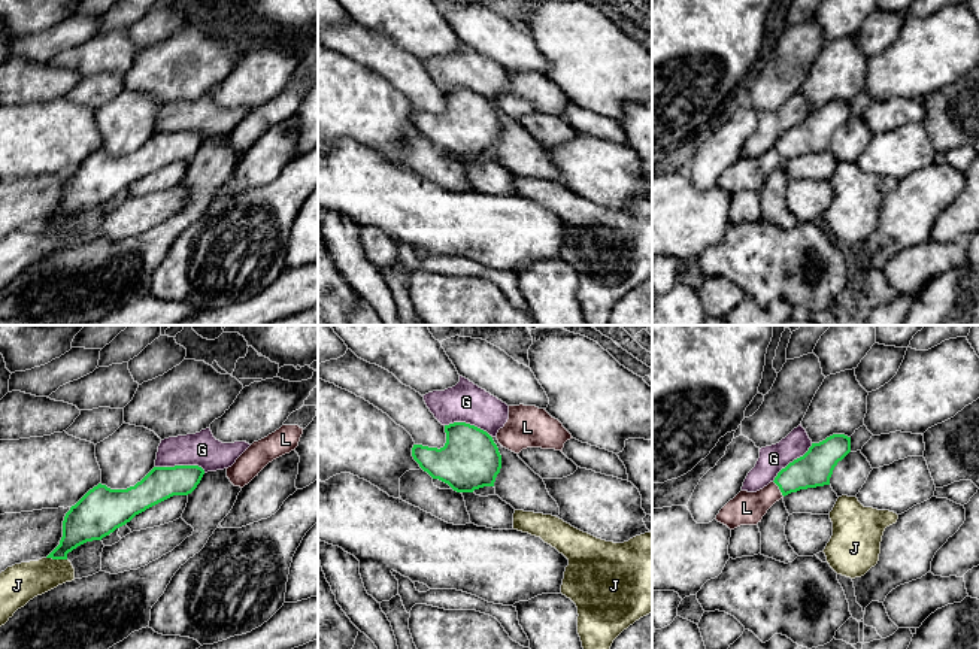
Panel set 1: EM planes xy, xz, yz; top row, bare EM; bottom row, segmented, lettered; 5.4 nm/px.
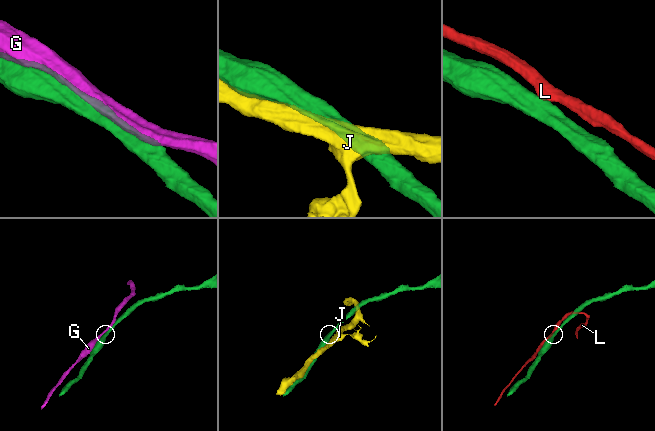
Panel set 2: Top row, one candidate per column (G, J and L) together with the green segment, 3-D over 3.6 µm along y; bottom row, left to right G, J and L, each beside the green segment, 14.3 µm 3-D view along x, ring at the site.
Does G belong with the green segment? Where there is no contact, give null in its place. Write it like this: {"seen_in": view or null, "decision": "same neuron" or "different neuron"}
{"seen_in": "xy", "decision": "different neuron"}

